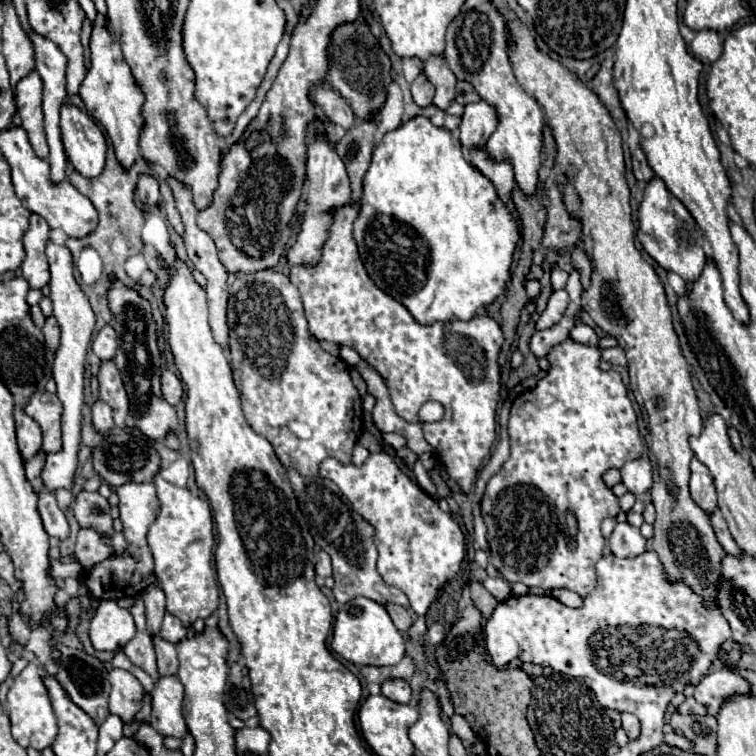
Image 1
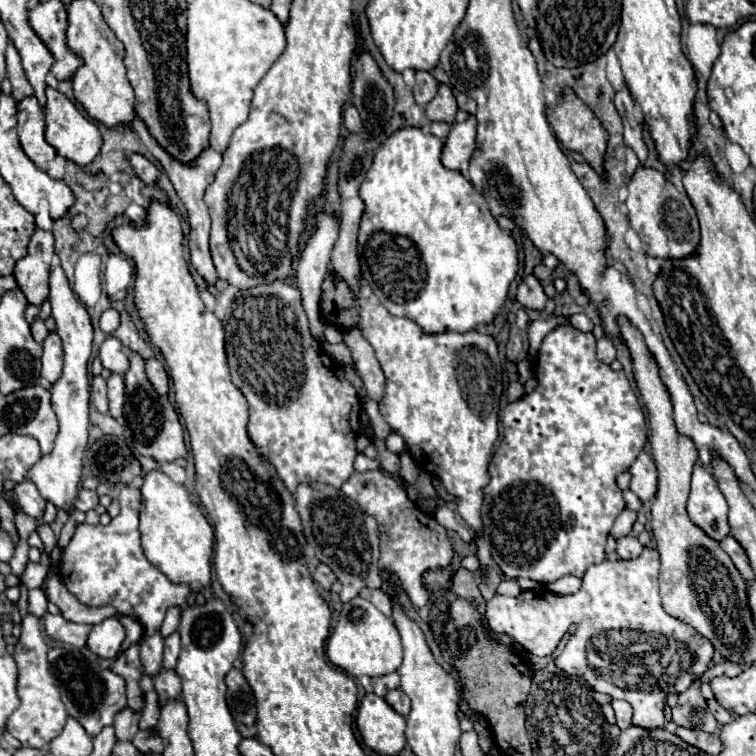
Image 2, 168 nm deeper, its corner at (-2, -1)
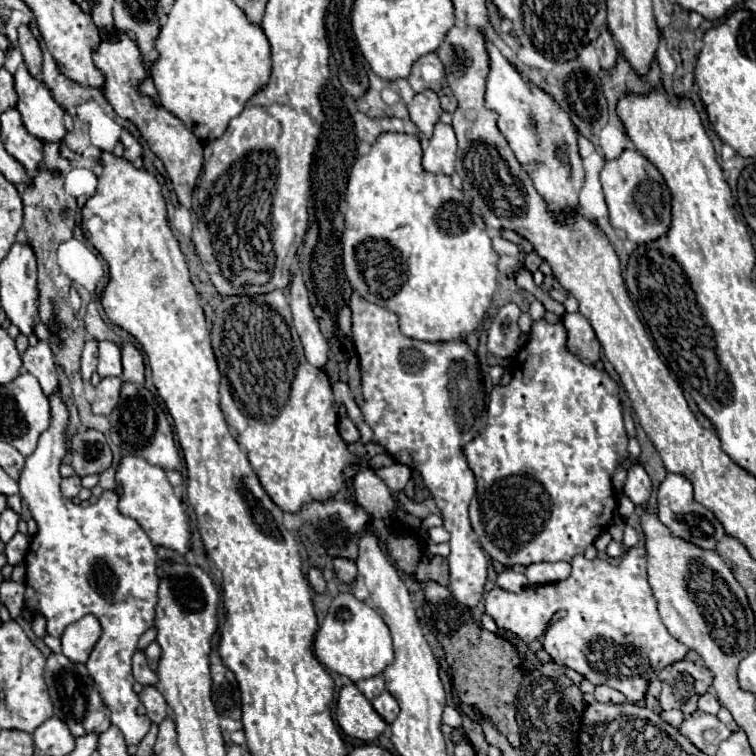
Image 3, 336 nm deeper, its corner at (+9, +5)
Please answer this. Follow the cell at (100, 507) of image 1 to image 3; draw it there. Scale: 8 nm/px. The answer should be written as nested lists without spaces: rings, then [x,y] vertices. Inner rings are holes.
[[[69,476],[69,478],[63,478],[63,480],[61,480],[61,492],[63,492],[67,498],[77,496],[79,490],[81,490],[81,478],[79,478],[79,476]]]

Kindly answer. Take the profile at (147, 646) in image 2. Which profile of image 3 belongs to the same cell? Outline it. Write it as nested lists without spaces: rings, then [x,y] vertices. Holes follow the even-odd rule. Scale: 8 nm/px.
[[[137,652],[133,656],[133,678],[141,684],[141,686],[157,686],[157,674],[147,666],[147,660],[143,656],[143,652]]]

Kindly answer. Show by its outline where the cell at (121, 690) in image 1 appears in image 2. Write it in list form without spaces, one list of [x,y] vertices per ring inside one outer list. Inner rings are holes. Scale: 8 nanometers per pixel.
[[[126,706],[114,716],[114,730],[118,740],[132,740],[132,736],[138,732],[138,722],[140,722],[142,712]]]

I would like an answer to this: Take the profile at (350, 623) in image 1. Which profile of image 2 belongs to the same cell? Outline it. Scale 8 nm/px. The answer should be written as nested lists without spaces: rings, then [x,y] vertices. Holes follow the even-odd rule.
[[[358,596],[342,606],[338,624],[326,644],[326,656],[334,666],[350,676],[382,676],[400,668],[402,642],[394,622],[372,606],[372,602]]]

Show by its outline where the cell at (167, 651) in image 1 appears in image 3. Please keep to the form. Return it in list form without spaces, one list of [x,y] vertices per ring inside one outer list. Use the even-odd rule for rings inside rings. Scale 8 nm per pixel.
[[[155,686],[143,688],[141,702],[143,702],[143,706],[145,706],[147,716],[151,718],[151,722],[161,724],[161,722],[167,718],[167,704],[165,704],[165,698],[161,696],[161,692],[157,692]]]

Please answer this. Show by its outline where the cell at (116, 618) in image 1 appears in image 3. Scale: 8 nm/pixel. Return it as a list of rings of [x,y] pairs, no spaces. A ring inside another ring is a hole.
[[[83,616],[81,620],[69,624],[61,636],[61,652],[71,662],[85,662],[97,636],[101,634],[101,626],[97,624],[95,616]]]

